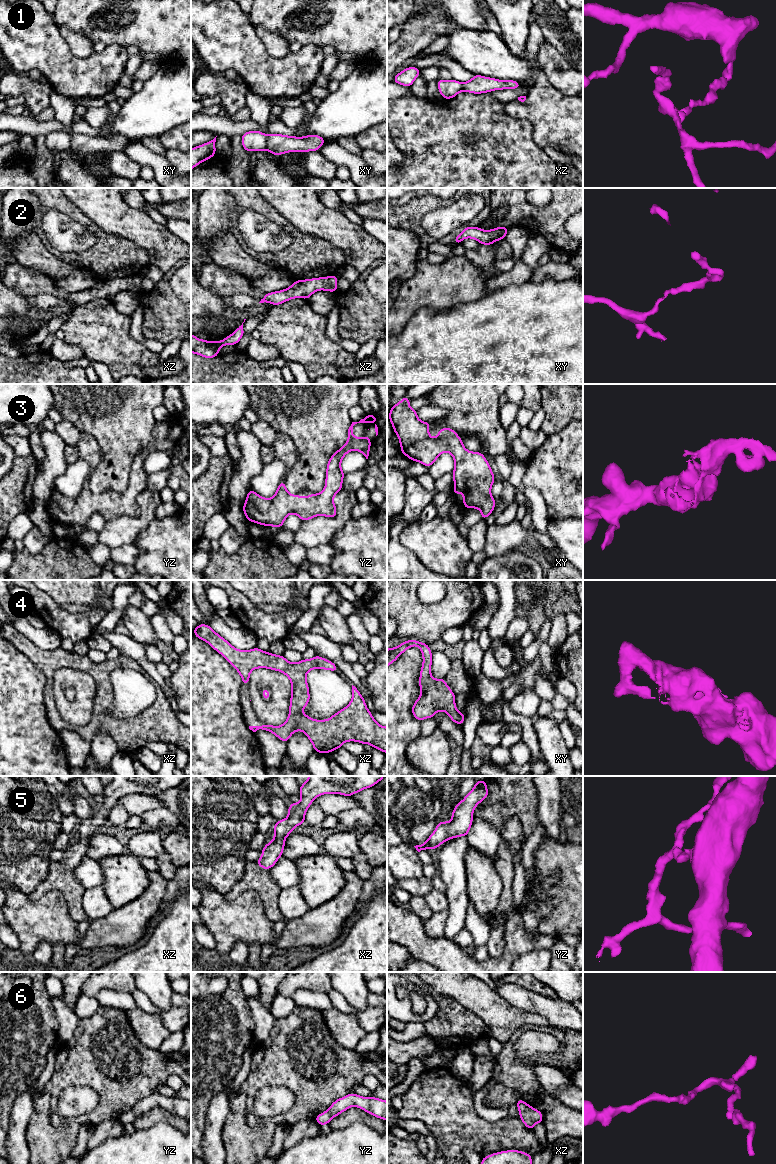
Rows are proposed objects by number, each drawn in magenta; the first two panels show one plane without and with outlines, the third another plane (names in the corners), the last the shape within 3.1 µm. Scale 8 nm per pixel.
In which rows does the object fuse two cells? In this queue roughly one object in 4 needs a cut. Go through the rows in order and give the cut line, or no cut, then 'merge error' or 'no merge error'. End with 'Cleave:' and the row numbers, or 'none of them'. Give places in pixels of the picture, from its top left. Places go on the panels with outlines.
1: xy (267, 135), (266, 148) | merge error
2: no cut | no merge error
3: no cut | no merge error
4: no cut | no merge error
5: no cut | no merge error
6: no cut | no merge error
Cleave: 1

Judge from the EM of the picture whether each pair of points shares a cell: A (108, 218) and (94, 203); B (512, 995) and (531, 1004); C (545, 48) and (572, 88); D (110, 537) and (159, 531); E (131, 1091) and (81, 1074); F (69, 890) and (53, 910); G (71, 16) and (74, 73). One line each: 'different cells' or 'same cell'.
A: same cell
B: same cell
C: same cell
D: different cells
E: same cell
F: different cells
G: different cells

